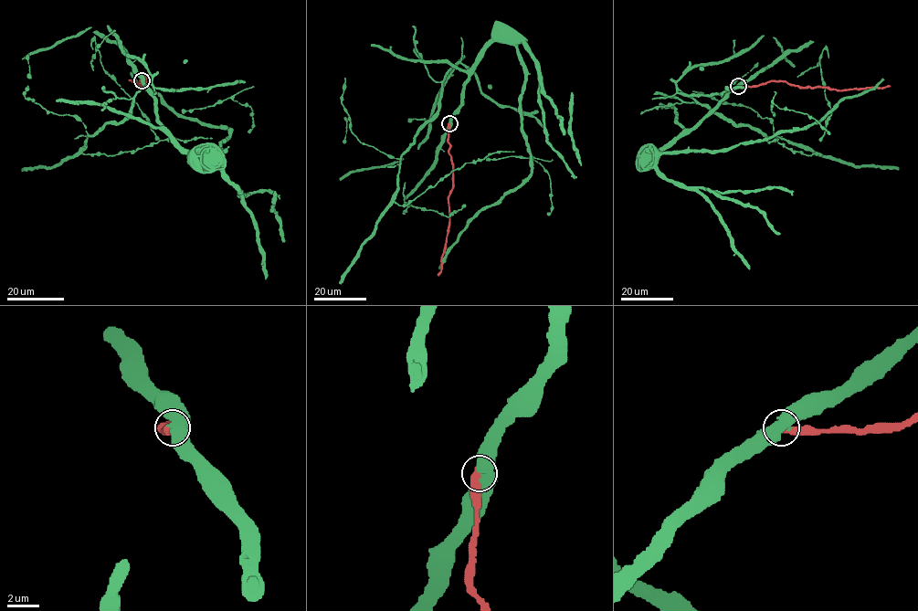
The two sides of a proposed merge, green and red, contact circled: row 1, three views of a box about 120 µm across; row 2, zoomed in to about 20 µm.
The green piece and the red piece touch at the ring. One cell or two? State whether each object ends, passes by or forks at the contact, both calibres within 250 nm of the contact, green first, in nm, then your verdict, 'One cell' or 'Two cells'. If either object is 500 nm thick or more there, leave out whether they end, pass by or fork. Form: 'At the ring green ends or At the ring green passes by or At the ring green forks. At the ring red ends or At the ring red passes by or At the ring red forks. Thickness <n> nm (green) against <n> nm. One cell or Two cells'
Thickness 500 nm (green) against 440 nm. Two cells

